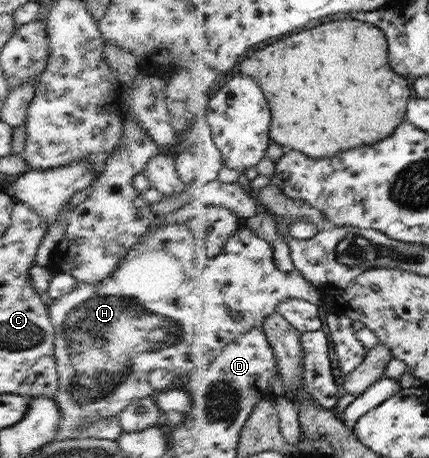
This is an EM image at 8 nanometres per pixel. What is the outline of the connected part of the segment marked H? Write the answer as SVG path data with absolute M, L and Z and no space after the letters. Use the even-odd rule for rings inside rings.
M165 223L157 225L153 230L149 230L144 236L134 245L127 255L119 262L119 265L111 272L109 277L96 281L95 283L85 283L78 281L75 290L65 296L53 299L49 305L49 315L54 325L54 356L59 374L58 390L55 396L55 401L59 406L61 419L59 420L57 437L58 439L77 439L82 435L84 425L103 419L104 417L118 417L133 400L143 399L147 396L155 396L156 392L151 390L148 375L151 371L161 368L174 373L175 379L181 383L191 370L207 369L218 355L221 355L226 347L234 342L234 339L239 339L242 335L249 333L256 327L264 327L265 319L268 316L274 315L278 311L279 306L288 299L299 298L304 299L317 305L323 305L327 301L326 295L321 293L320 288L309 281L300 270L285 271L279 267L278 262L278 247L274 241L265 239L257 235L255 229L251 229L249 224L243 225L241 229L227 242L223 251L217 257L209 257L207 253L207 238L206 233L203 233L202 241L197 241L196 233L191 233L191 230L186 224L181 223ZM233 312L244 313L243 320L237 319L232 315Z

